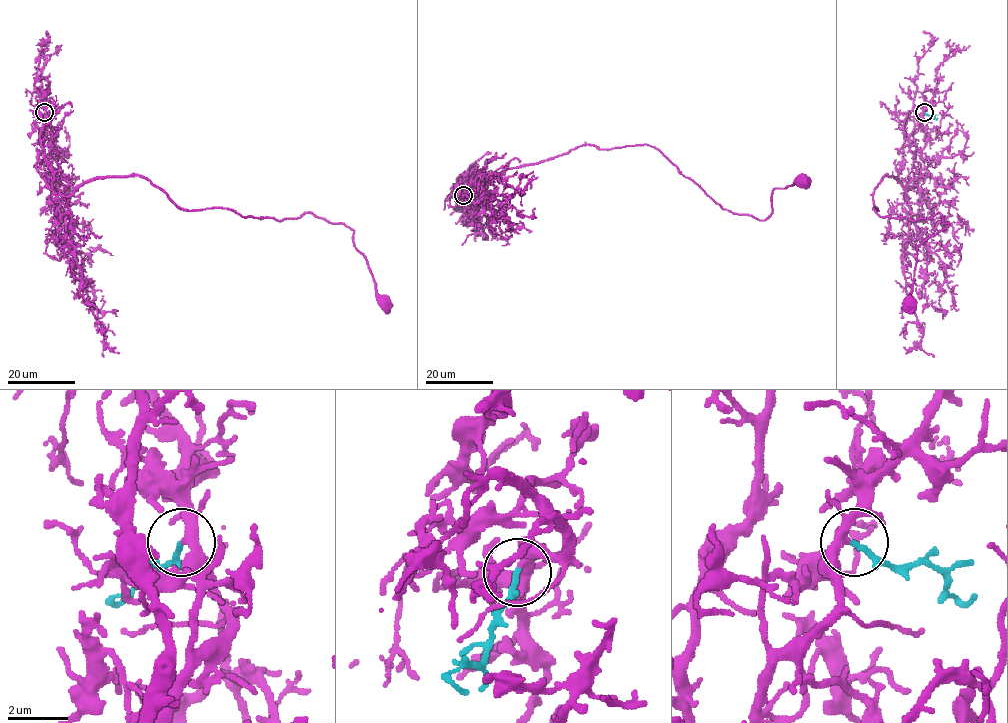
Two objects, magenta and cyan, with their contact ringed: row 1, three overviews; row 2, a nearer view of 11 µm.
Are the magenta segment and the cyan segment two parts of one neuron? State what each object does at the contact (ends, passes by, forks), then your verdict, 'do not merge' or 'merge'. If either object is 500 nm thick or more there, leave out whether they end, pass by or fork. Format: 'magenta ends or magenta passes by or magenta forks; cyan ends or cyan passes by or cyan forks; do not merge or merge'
magenta forks; cyan ends; merge

